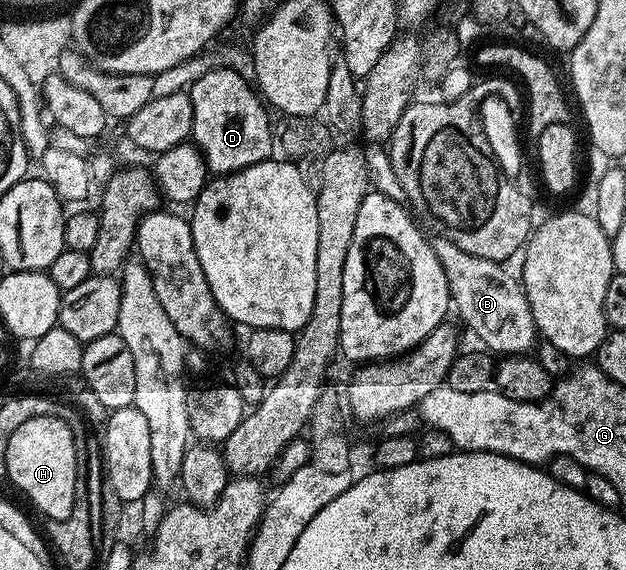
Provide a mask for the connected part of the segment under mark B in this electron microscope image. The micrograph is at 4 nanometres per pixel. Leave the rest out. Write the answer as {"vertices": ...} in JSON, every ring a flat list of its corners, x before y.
{"vertices":[[439,235,433,236,431,242,438,263,442,263,442,271,446,271,451,308,468,324,469,331,481,341,480,345,492,355,531,354,538,344,538,334,523,284,513,274,512,278,499,261,470,255,470,251,462,251,462,247]]}

